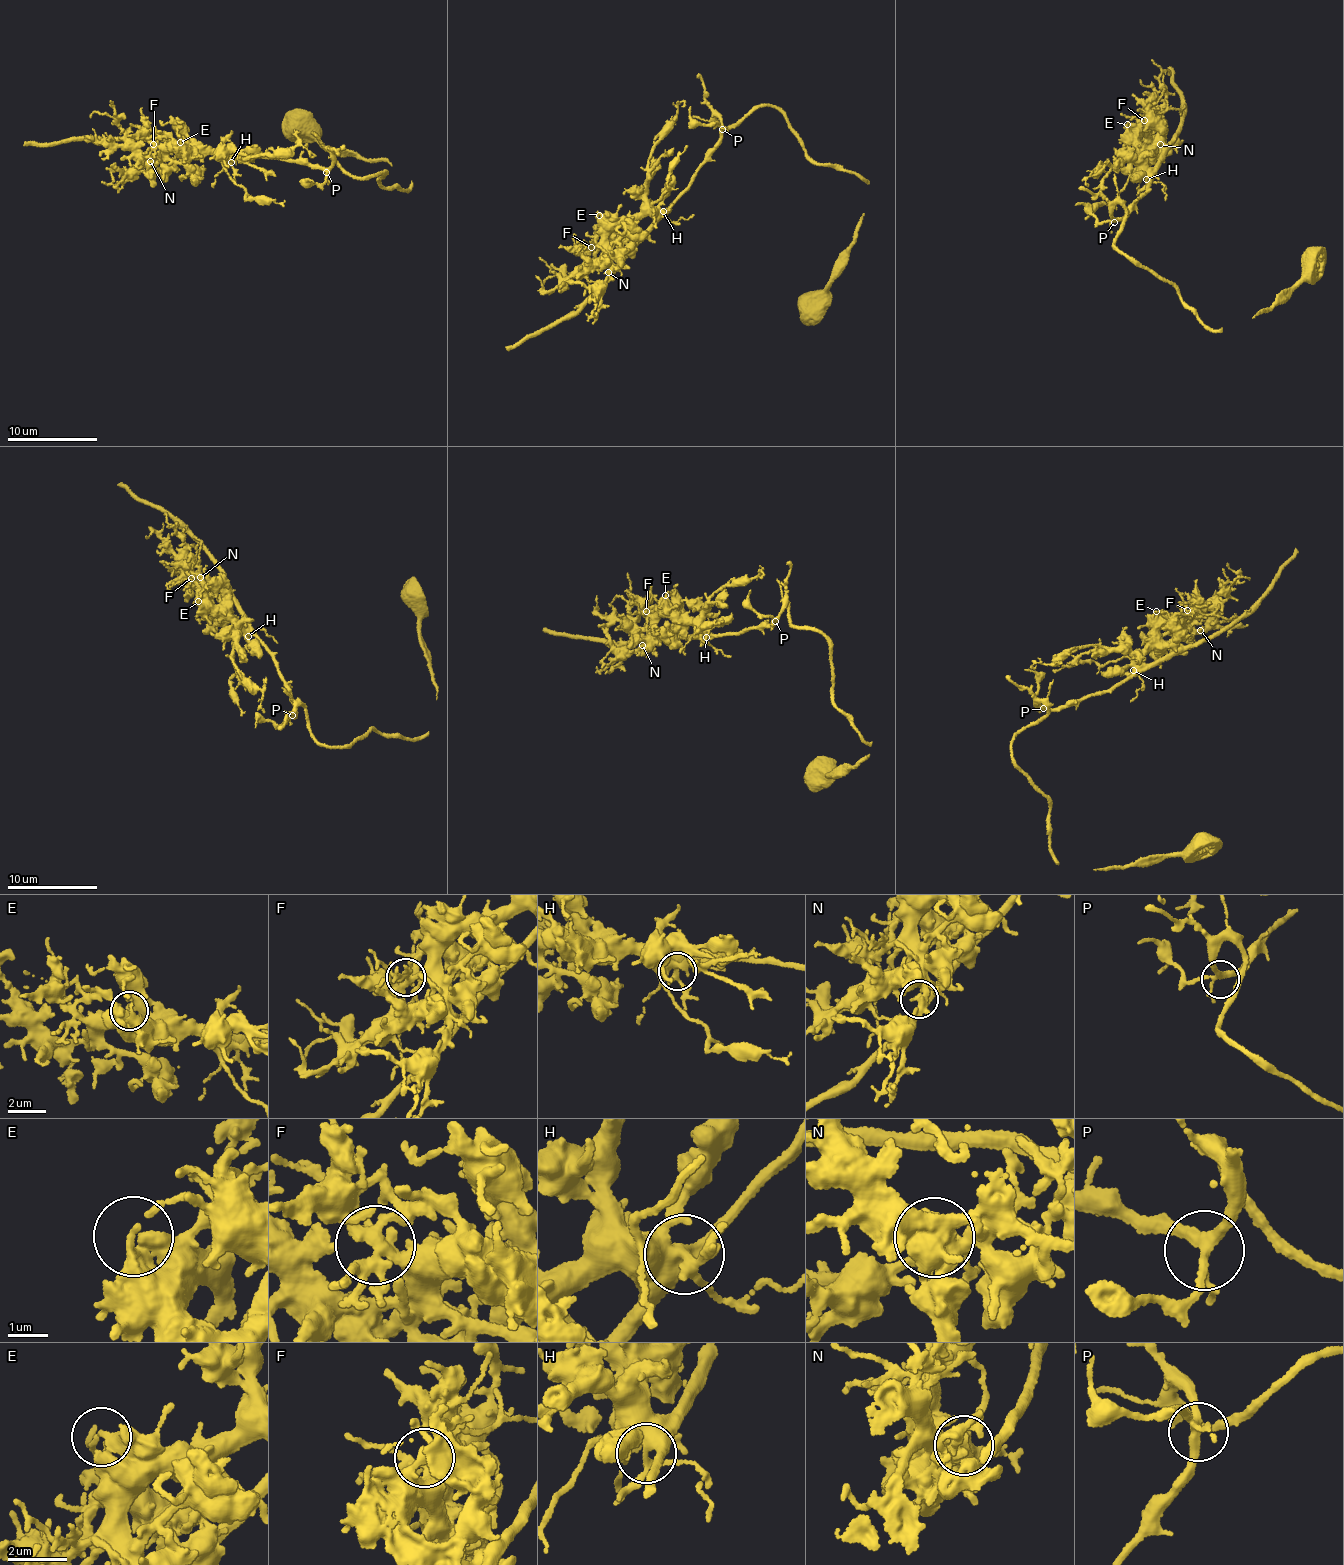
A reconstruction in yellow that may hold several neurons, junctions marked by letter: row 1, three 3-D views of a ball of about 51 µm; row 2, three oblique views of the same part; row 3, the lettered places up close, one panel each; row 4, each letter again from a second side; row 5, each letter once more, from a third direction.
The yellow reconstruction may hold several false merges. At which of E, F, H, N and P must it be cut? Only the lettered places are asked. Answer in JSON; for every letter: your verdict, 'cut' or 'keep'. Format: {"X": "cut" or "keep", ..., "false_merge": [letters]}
{"E": "keep", "F": "keep", "H": "keep", "N": "keep", "P": "keep", "false_merge": []}

